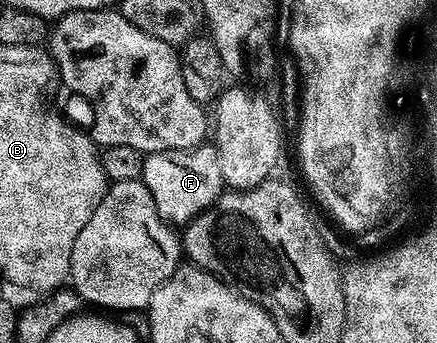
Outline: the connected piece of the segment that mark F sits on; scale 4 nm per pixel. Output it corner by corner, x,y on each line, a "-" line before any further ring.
209,142
183,152
148,153
143,159
140,180
151,190
151,198
155,198
155,210
170,226
184,226
201,212
210,211
225,184
219,170
219,154

